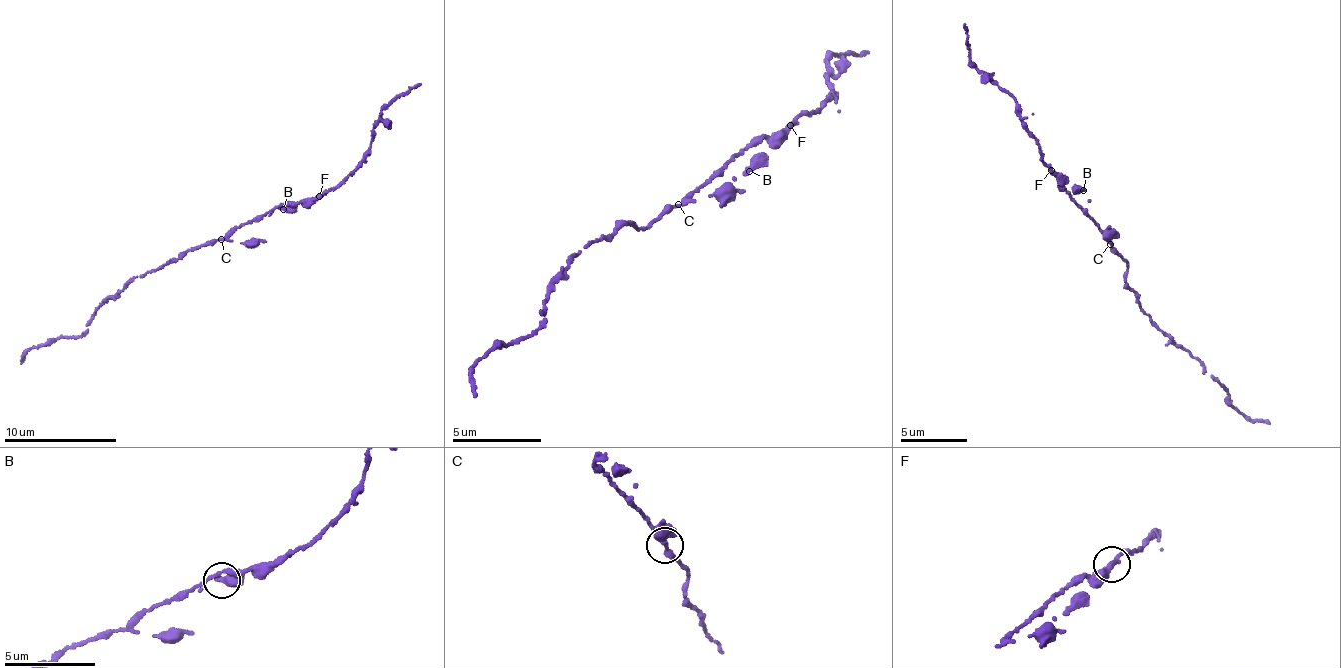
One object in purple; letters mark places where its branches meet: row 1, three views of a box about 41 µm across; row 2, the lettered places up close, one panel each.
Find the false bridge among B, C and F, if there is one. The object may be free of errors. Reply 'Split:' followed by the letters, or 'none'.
Split: none

